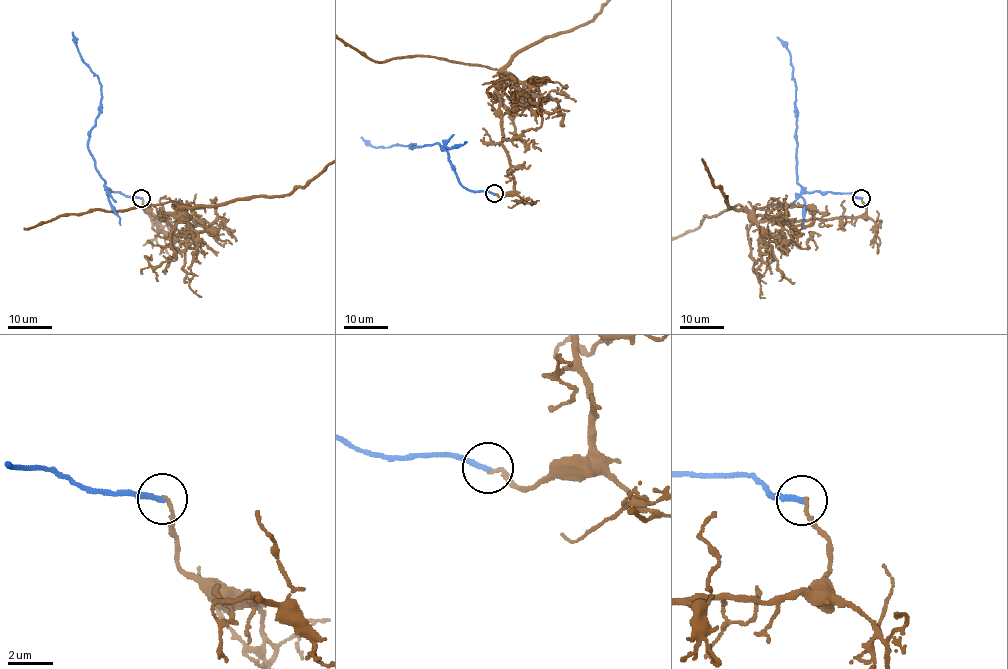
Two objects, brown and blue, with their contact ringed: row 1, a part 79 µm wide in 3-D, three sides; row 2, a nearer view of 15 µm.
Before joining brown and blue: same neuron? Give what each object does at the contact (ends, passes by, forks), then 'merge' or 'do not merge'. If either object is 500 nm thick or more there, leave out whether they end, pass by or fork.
brown ends; blue ends; do not merge

